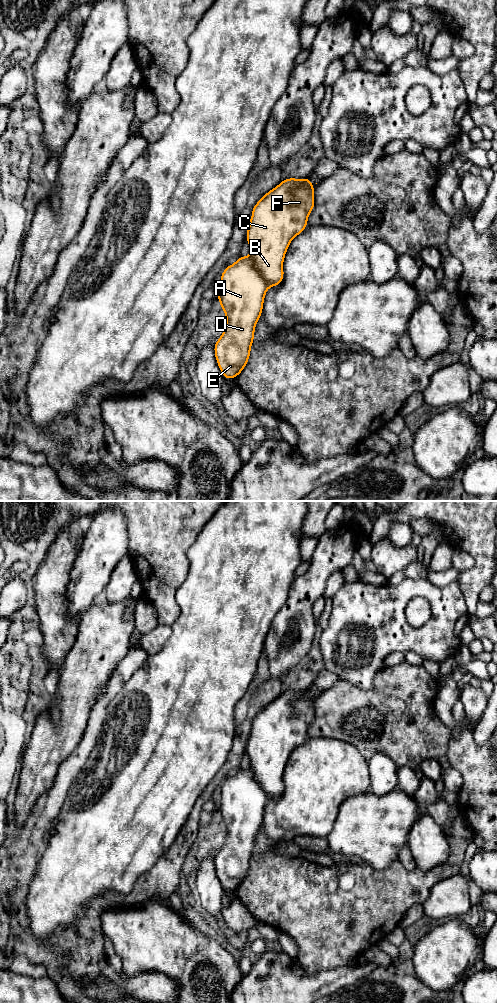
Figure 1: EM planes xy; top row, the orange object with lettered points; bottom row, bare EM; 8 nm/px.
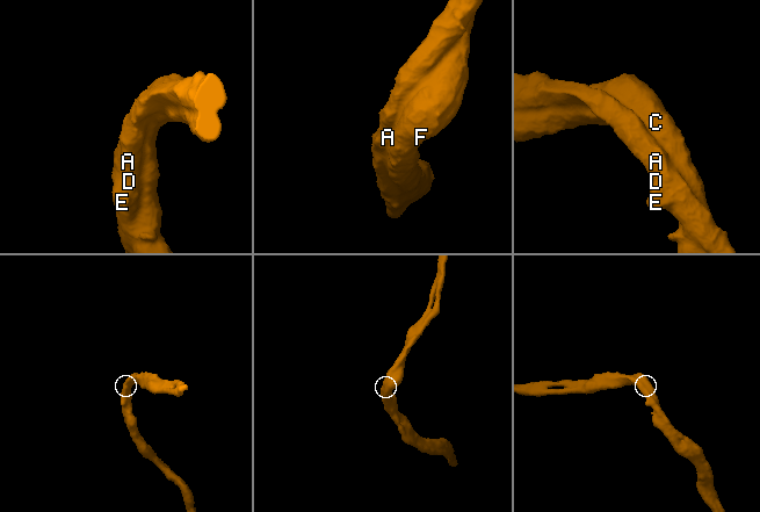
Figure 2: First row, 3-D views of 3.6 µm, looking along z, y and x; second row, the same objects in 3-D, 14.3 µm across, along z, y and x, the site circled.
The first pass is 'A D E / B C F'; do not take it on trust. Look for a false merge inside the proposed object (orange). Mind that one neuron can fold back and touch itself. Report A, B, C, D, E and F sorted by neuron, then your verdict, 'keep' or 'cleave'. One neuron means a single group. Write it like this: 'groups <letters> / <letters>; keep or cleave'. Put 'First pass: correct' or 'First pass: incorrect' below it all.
groups A B C D E F; keep
First pass: incorrect

